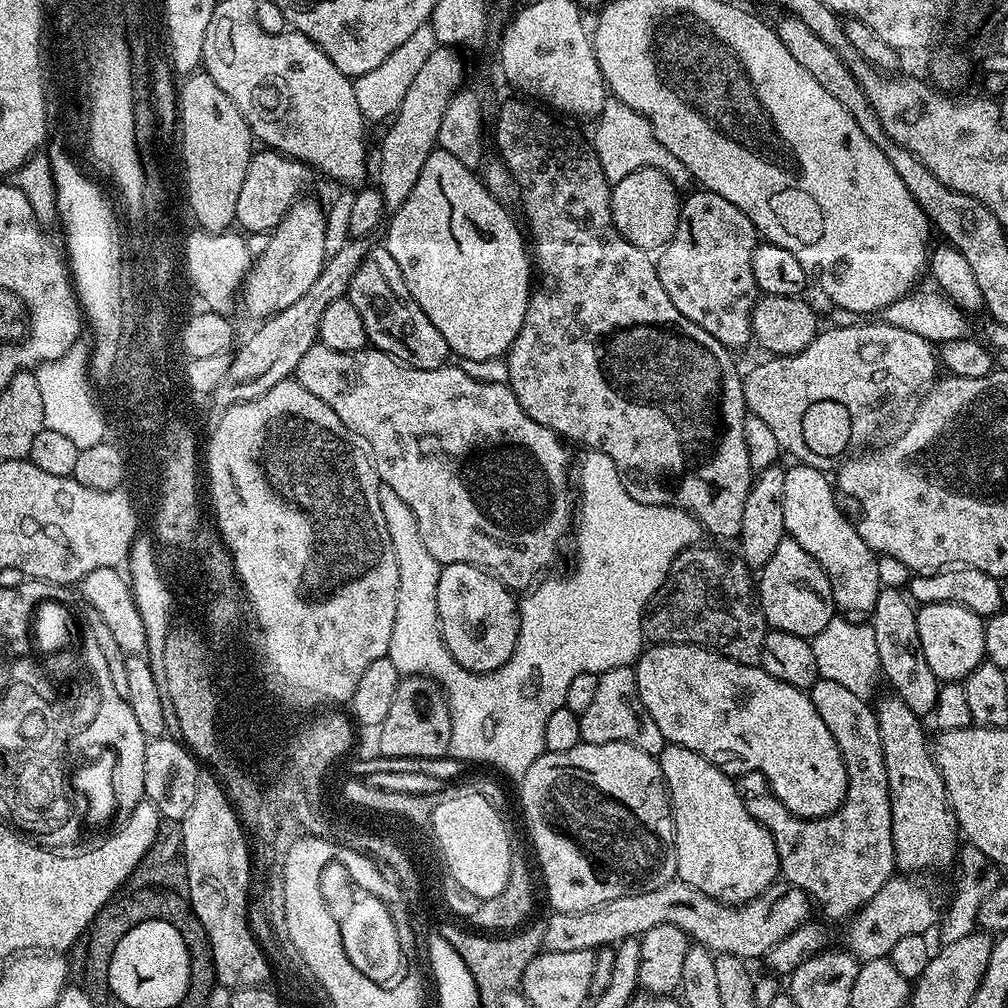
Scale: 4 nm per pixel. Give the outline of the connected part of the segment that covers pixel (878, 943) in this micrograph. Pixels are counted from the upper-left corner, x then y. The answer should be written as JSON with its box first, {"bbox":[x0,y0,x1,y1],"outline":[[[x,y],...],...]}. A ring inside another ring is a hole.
{"bbox":[844,874,938,962],"outline":[[[904,874],[893,875],[892,879],[886,882],[886,886],[882,886],[882,890],[878,890],[878,894],[874,894],[874,898],[870,898],[870,902],[866,902],[864,907],[847,921],[848,929],[844,932],[844,940],[847,951],[851,952],[857,960],[863,962],[866,960],[882,960],[891,957],[894,946],[902,938],[906,938],[910,934],[918,934],[923,936],[931,933],[938,924],[938,911],[932,905],[932,896],[920,884],[915,884],[915,879],[909,878]]]}

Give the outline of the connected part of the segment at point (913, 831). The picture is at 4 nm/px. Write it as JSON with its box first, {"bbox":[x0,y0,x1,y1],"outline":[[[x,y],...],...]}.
{"bbox":[874,694,958,874],"outline":[[[887,694],[880,701],[875,701],[874,711],[878,730],[882,738],[882,754],[886,762],[886,778],[890,790],[890,810],[892,811],[892,837],[894,838],[894,854],[896,855],[896,867],[901,873],[916,874],[912,872],[924,872],[927,868],[953,867],[958,856],[958,829],[956,815],[948,801],[948,791],[942,782],[942,774],[936,765],[936,759],[932,756],[930,736],[924,733],[921,717],[906,706],[895,694]]]}

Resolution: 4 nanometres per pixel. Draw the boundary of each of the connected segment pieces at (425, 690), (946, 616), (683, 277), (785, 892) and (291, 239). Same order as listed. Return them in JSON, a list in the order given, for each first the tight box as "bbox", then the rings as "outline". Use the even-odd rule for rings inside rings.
[{"bbox":[375,676,450,757],"outline":[[[429,676],[403,677],[398,690],[394,690],[394,702],[390,702],[390,711],[387,712],[375,736],[381,756],[443,757],[450,746],[450,710],[440,685]]]},{"bbox":[916,602,985,682],"outline":[[[950,602],[925,604],[917,611],[916,621],[922,654],[926,654],[926,662],[930,662],[930,670],[934,670],[937,680],[963,682],[984,661],[985,617],[974,614],[974,610]]]},{"bbox":[655,190,758,350],"outline":[[[695,190],[683,197],[680,206],[678,226],[665,248],[659,249],[655,257],[656,273],[662,282],[662,290],[670,294],[670,302],[678,306],[678,314],[686,314],[694,326],[702,326],[706,334],[714,334],[729,350],[737,350],[752,340],[752,311],[758,299],[758,289],[754,282],[752,258],[758,243],[756,227],[734,206],[718,194],[707,190]]]},{"bbox":[542,878,814,962],"outline":[[[677,878],[666,882],[666,886],[658,886],[658,890],[646,890],[645,892],[626,894],[622,898],[610,898],[610,902],[602,902],[590,910],[582,910],[581,912],[553,911],[552,917],[545,924],[542,924],[543,947],[550,952],[599,950],[605,946],[615,946],[622,940],[639,938],[646,930],[654,930],[654,926],[669,924],[681,928],[699,947],[706,948],[713,954],[736,955],[742,961],[752,962],[755,956],[767,957],[768,951],[774,946],[778,946],[778,942],[782,942],[782,938],[786,938],[803,924],[809,923],[811,916],[808,915],[811,914],[812,908],[814,909],[814,904],[808,893],[787,882],[772,884],[766,890],[762,890],[762,894],[758,894],[745,904],[723,904],[706,894],[702,894],[702,890],[694,890],[694,886],[690,886],[690,882],[682,882]]]},{"bbox":[242,198,326,318],"outline":[[[301,198],[280,219],[278,226],[272,229],[268,245],[265,246],[265,253],[255,257],[252,269],[245,276],[242,285],[244,308],[250,315],[260,316],[256,318],[267,318],[273,316],[275,312],[286,310],[286,306],[298,302],[298,298],[302,298],[302,294],[305,294],[306,290],[313,285],[314,280],[318,278],[319,272],[324,268],[326,259],[323,248],[326,233],[326,222],[324,219],[325,209],[323,207],[319,208],[314,201]]]}]

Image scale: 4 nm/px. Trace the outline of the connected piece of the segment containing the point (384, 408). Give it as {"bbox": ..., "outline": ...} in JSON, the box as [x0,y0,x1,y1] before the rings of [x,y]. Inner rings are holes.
{"bbox":[294,342,574,589],"outline":[[[319,342],[310,346],[306,354],[302,354],[302,360],[298,362],[294,373],[295,380],[310,394],[322,398],[338,418],[352,432],[353,436],[359,438],[365,449],[372,457],[372,465],[376,467],[376,475],[380,477],[381,484],[388,484],[414,510],[414,518],[418,522],[418,534],[422,534],[422,543],[430,554],[442,566],[446,564],[473,564],[489,572],[494,578],[498,578],[510,589],[517,587],[516,580],[524,580],[543,568],[548,568],[556,560],[560,552],[560,539],[571,533],[574,528],[574,492],[568,489],[568,452],[563,448],[561,437],[557,436],[546,426],[534,422],[522,410],[518,398],[513,394],[507,383],[491,384],[482,382],[478,378],[470,378],[458,366],[445,366],[434,370],[418,370],[409,368],[408,365],[393,360],[382,350],[371,346],[353,352],[342,350],[330,350],[330,346]]]}

